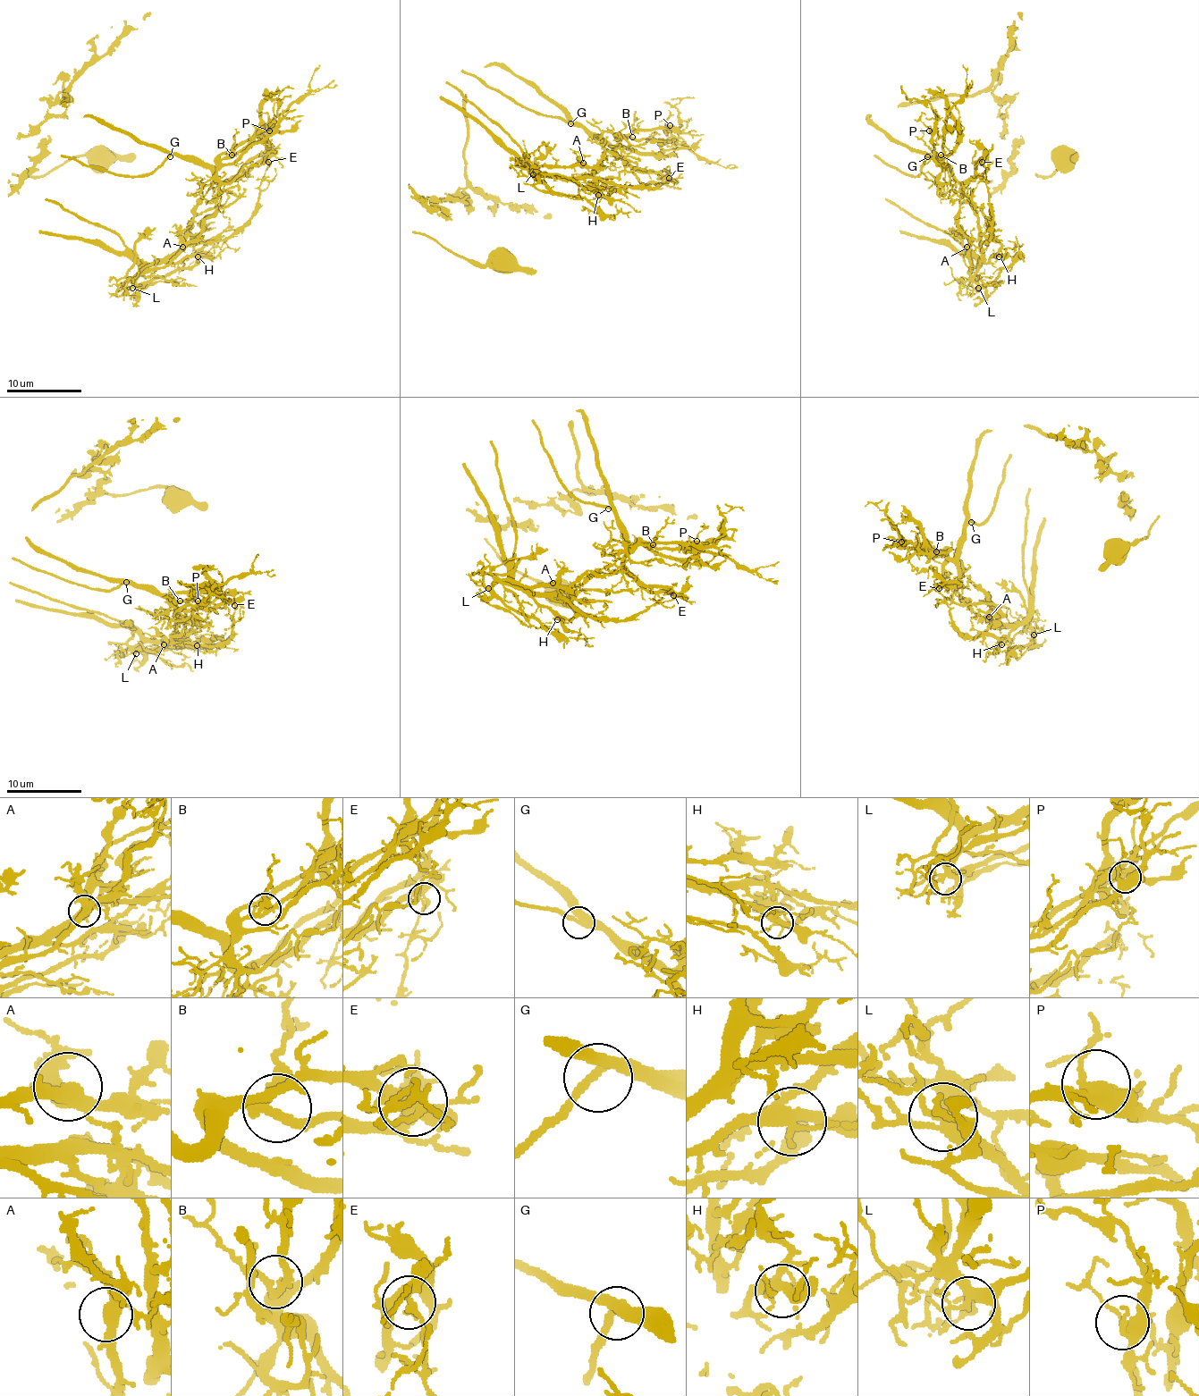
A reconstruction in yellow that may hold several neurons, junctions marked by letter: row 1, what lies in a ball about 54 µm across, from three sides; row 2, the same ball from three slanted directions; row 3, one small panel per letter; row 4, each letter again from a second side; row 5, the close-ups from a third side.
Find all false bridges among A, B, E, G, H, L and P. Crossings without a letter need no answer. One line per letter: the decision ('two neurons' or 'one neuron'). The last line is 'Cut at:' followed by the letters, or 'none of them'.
A: one neuron
B: one neuron
E: two neurons
G: one neuron
H: one neuron
L: one neuron
P: one neuron
Cut at: E

